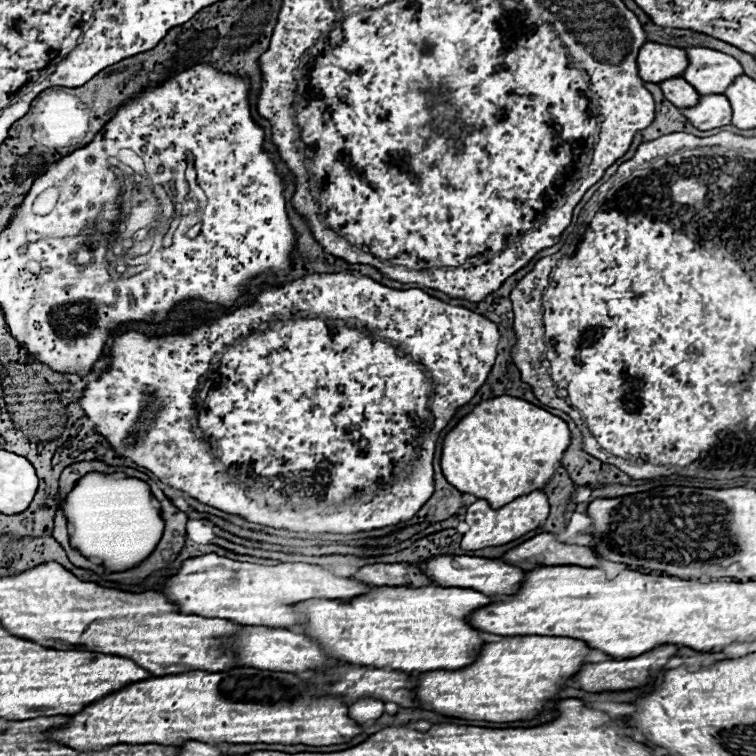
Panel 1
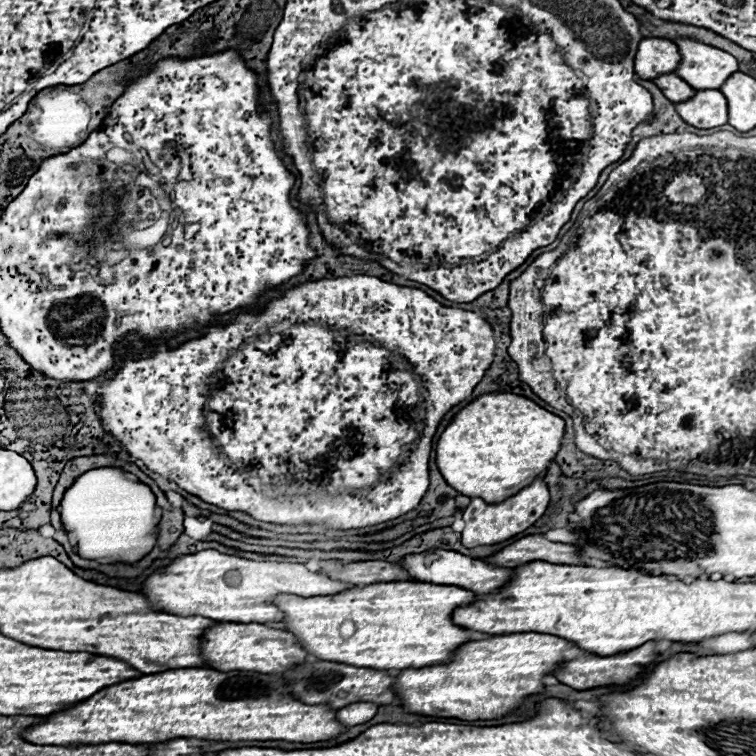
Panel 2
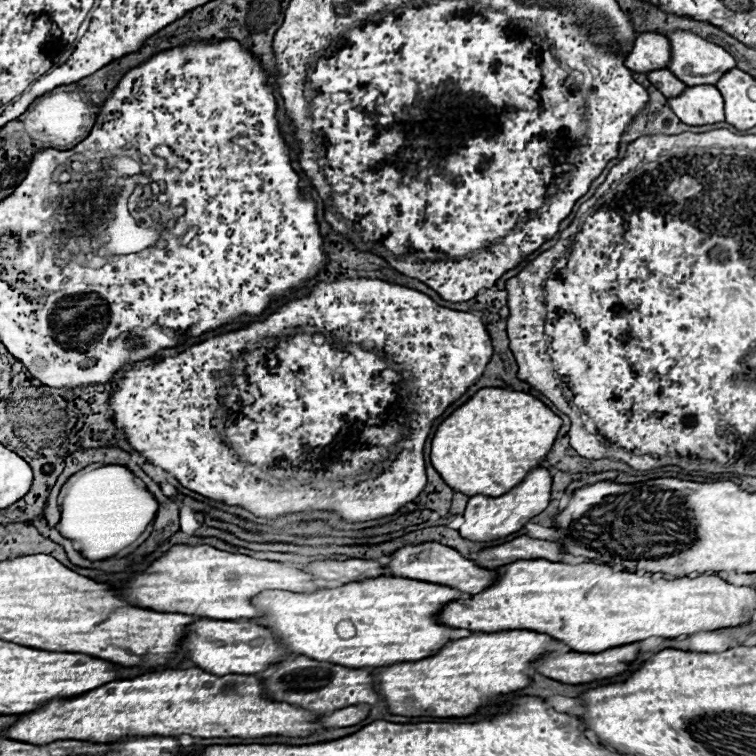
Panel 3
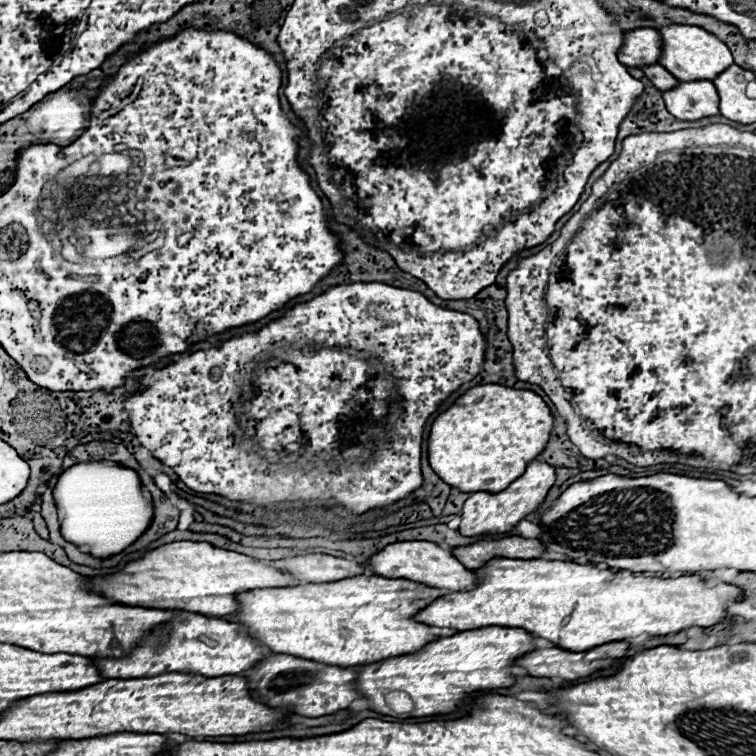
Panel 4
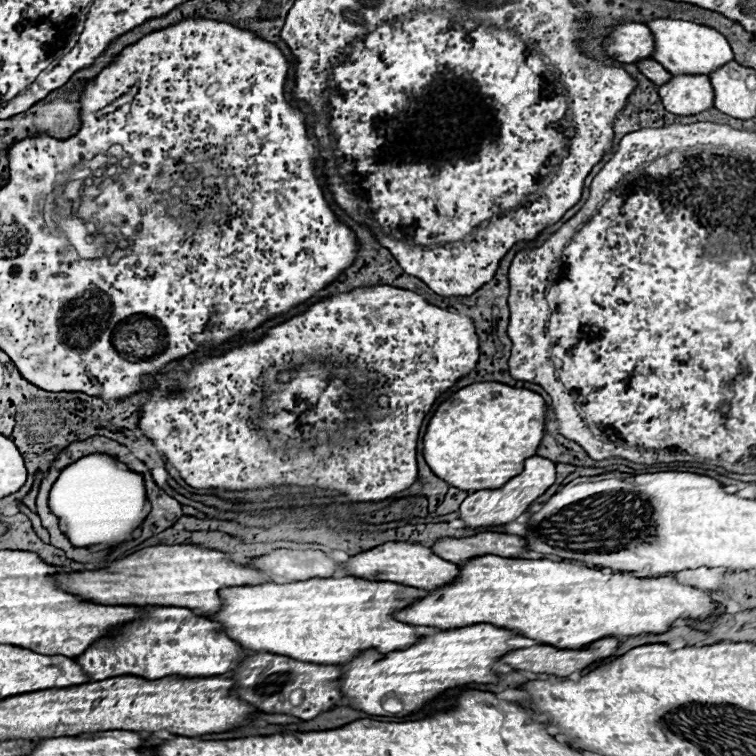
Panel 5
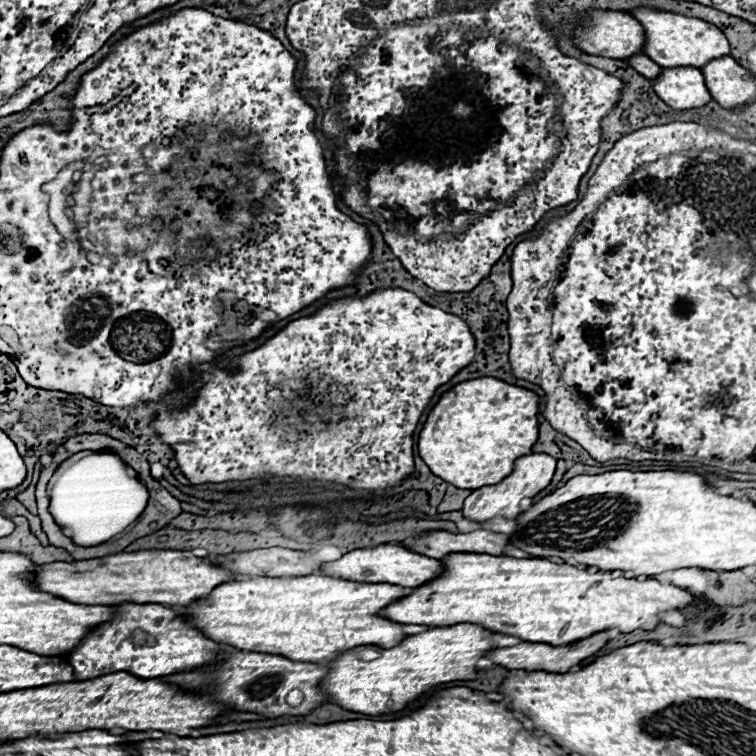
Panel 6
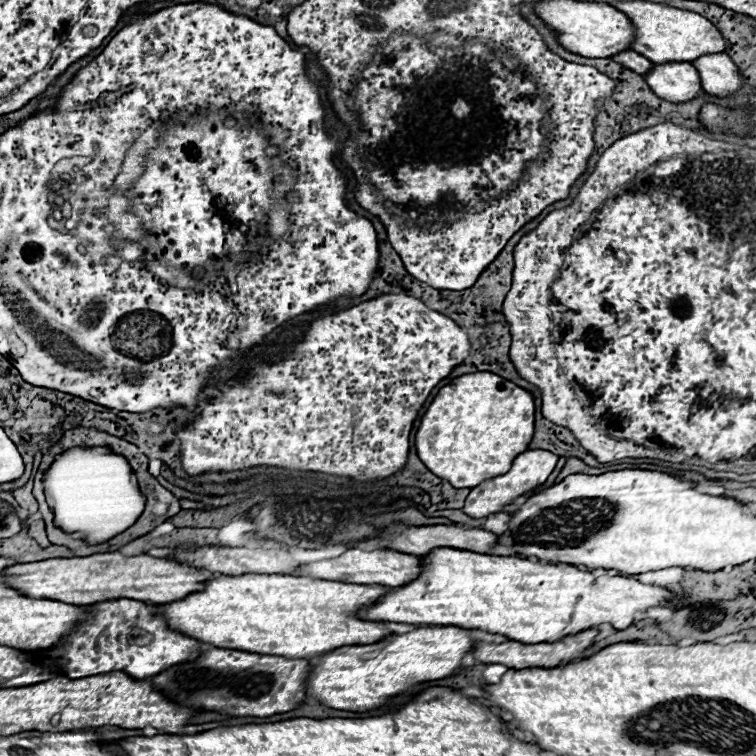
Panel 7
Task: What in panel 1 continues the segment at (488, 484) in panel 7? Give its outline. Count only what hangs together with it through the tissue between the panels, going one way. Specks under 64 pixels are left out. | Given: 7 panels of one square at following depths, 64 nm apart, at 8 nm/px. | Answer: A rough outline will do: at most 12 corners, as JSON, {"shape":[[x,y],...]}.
{"shape":[[544,490],[498,510],[466,508],[464,550],[502,546],[538,528],[550,510]]}

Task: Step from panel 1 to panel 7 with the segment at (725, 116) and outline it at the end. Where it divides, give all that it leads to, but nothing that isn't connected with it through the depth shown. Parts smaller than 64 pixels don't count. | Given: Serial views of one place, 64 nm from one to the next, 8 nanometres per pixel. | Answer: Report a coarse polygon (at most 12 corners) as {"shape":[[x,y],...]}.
{"shape":[[688,62],[654,64],[644,80],[656,96],[686,102],[700,76]]}

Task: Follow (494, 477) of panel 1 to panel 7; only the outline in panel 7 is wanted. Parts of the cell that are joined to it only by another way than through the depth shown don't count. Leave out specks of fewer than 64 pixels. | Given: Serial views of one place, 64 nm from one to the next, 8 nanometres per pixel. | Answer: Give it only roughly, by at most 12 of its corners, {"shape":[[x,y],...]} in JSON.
{"shape":[[492,372],[440,388],[416,454],[454,488],[508,472],[534,398]]}

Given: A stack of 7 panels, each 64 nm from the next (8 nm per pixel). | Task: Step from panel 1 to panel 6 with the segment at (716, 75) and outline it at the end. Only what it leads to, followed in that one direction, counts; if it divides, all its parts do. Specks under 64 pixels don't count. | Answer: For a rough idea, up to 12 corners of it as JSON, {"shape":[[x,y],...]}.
{"shape":[[630,10],[642,54],[664,68],[702,68],[730,52],[700,18]]}

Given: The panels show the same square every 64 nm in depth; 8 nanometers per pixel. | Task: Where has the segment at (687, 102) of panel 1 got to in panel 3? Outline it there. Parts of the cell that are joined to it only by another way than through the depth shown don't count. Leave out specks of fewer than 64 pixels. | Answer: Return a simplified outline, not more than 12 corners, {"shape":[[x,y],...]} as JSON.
{"shape":[[670,70],[648,72],[664,96],[678,96],[686,88]]}

